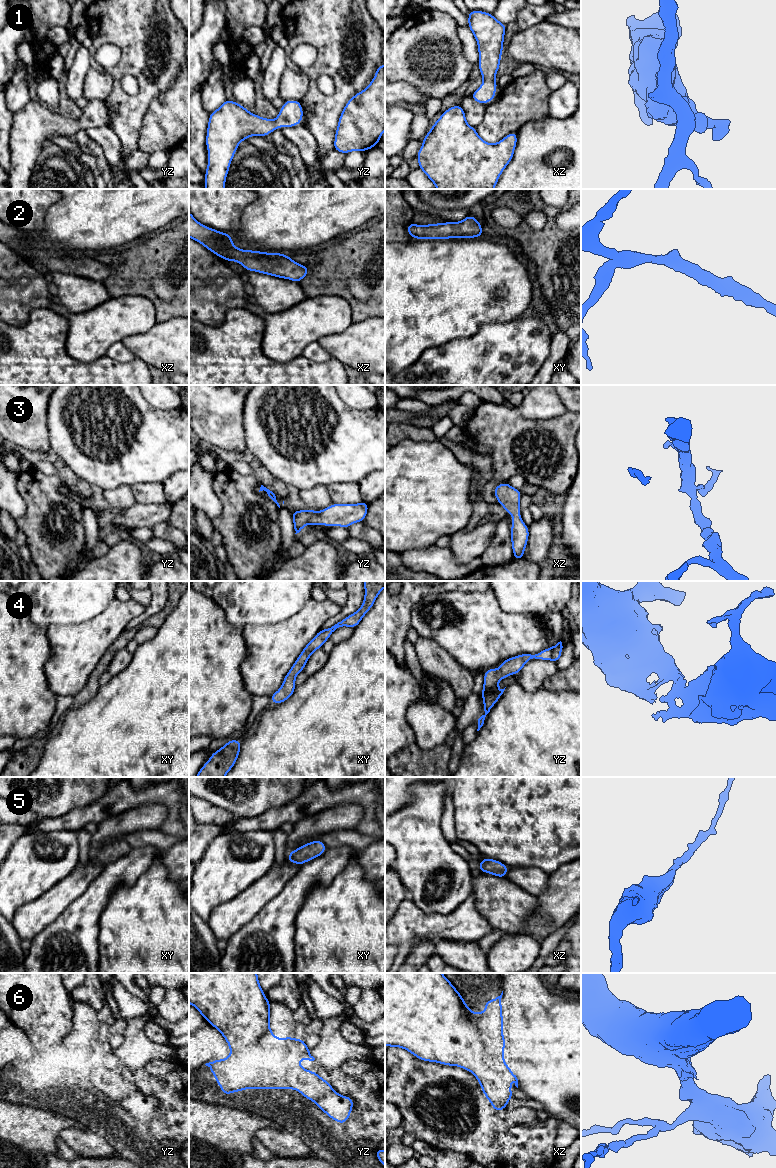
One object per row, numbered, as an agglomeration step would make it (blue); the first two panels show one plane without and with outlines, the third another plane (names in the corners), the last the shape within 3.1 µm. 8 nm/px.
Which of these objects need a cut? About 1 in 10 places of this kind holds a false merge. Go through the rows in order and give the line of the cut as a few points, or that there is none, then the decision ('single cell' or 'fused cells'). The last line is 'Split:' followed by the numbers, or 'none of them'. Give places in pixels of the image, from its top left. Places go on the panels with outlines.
1: no cut; single cell
2: no cut; single cell
3: no cut; single cell
4: no cut; single cell
5: no cut; single cell
6: no cut; single cell
Split: none of them

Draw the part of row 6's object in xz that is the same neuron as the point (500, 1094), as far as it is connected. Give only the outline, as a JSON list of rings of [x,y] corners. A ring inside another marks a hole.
[[[385,973],[385,1046],[403,1048],[423,1061],[436,1062],[448,1066],[458,1066],[470,1071],[477,1078],[482,1088],[482,1092],[491,1103],[493,1109],[498,1113],[500,1110],[508,1107],[508,1100],[514,1098],[514,1095],[511,1094],[512,1085],[509,1085],[508,1081],[513,1080],[515,1086],[518,1088],[518,1079],[516,1075],[504,1061],[505,1037],[502,1032],[502,1026],[504,1023],[501,1004],[502,995],[503,991],[500,996],[483,1003],[482,1006],[487,1008],[484,1012],[474,1013],[473,1010],[466,1006],[464,998],[442,973]]]

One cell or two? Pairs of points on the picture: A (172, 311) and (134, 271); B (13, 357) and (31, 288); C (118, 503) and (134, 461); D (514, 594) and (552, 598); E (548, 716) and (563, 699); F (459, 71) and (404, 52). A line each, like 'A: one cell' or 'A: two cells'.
A: one cell
B: two cells
C: two cells
D: one cell
E: one cell
F: one cell

